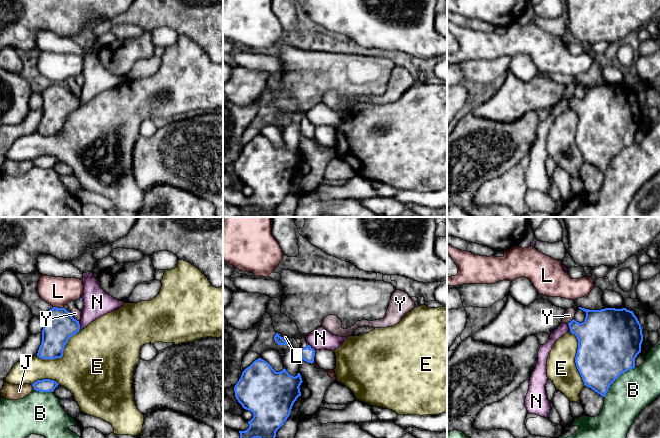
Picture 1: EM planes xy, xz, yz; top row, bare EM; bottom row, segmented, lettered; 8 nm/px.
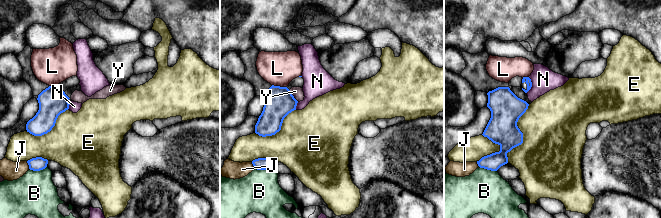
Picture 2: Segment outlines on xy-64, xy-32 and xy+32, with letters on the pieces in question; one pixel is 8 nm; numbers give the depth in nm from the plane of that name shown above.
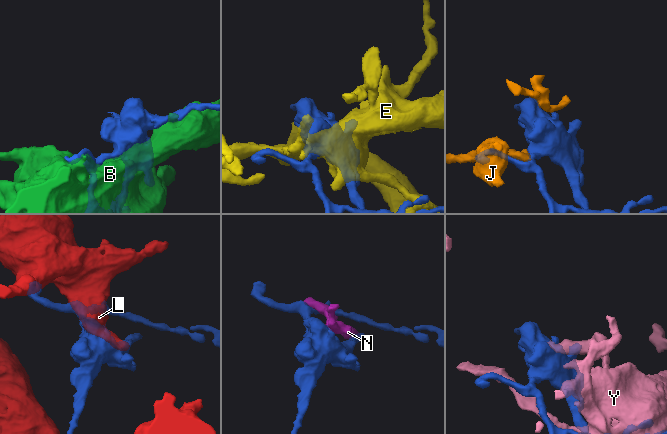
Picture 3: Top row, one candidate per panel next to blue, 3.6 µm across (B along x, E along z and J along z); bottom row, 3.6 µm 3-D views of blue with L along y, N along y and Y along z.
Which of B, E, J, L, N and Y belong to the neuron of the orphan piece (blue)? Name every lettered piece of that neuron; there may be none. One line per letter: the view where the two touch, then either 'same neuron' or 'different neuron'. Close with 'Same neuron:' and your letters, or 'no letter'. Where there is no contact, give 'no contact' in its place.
B: meets blue in yz; different neuron
E: meets blue in yz; different neuron
J: meets blue in xy; different neuron
L: meets blue in xy; different neuron
N: meets blue in xy; different neuron
Y: meets blue in xy; different neuron
Same neuron: no letter

